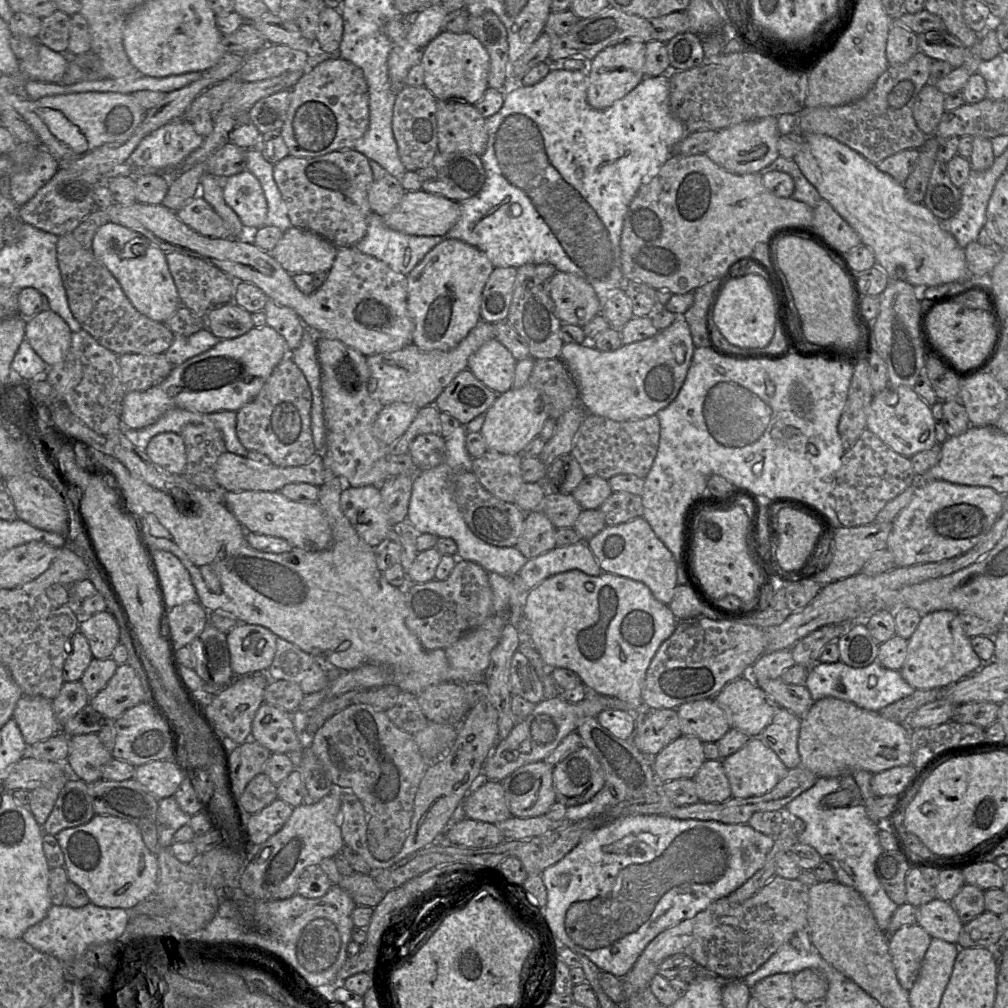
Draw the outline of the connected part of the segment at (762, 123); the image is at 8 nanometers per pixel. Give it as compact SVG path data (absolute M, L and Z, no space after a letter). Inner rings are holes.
M775 116L742 122L717 131L713 145L705 155L718 166L733 174L758 173L780 156L777 149L780 136Z

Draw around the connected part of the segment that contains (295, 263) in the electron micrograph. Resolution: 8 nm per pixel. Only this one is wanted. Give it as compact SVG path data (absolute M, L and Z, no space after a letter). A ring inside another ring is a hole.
M291 227L269 254L290 274L328 273L338 248L309 230Z

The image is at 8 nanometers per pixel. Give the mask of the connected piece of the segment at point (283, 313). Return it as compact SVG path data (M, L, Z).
M268 298L263 311L266 325L272 327L285 339L289 355L289 351L300 345L306 326L291 308L282 306L272 299Z

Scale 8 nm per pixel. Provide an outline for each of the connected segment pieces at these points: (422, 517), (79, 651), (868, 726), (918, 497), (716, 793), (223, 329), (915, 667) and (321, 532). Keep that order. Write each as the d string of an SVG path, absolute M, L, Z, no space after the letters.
M485 413L478 415L465 425L460 424L447 438L446 459L442 464L418 471L413 478L412 491L405 520L417 533L430 533L438 537L452 538L457 544L457 559L479 564L488 573L495 572L513 579L527 559L515 546L498 547L488 544L477 537L465 523L453 495L449 490L450 475L456 470L471 470L472 457L465 445L468 432L477 432L485 420Z
M78 630L71 638L64 661L64 682L79 681L93 659L86 637Z
M825 697L814 702L808 713L801 718L798 739L800 766L814 772L818 777L842 777L857 770L876 774L893 767L908 765L912 760L910 731L905 724L888 720L879 712L860 708L852 702L835 697Z
M922 481L910 503L892 521L886 548L893 554L896 567L954 558L972 549L989 533L1003 505L1004 496L990 487Z
M721 759L706 760L693 779L701 802L719 803L732 797L730 783Z
M232 301L209 310L206 316L206 328L221 340L239 337L253 326L251 313Z
M939 610L922 615L918 627L908 639L907 656L900 673L915 689L948 687L983 666L962 629L958 613Z
M279 491L223 492L222 501L247 532L282 538L293 548L310 552L325 550L332 544L329 522L318 503L292 501Z

